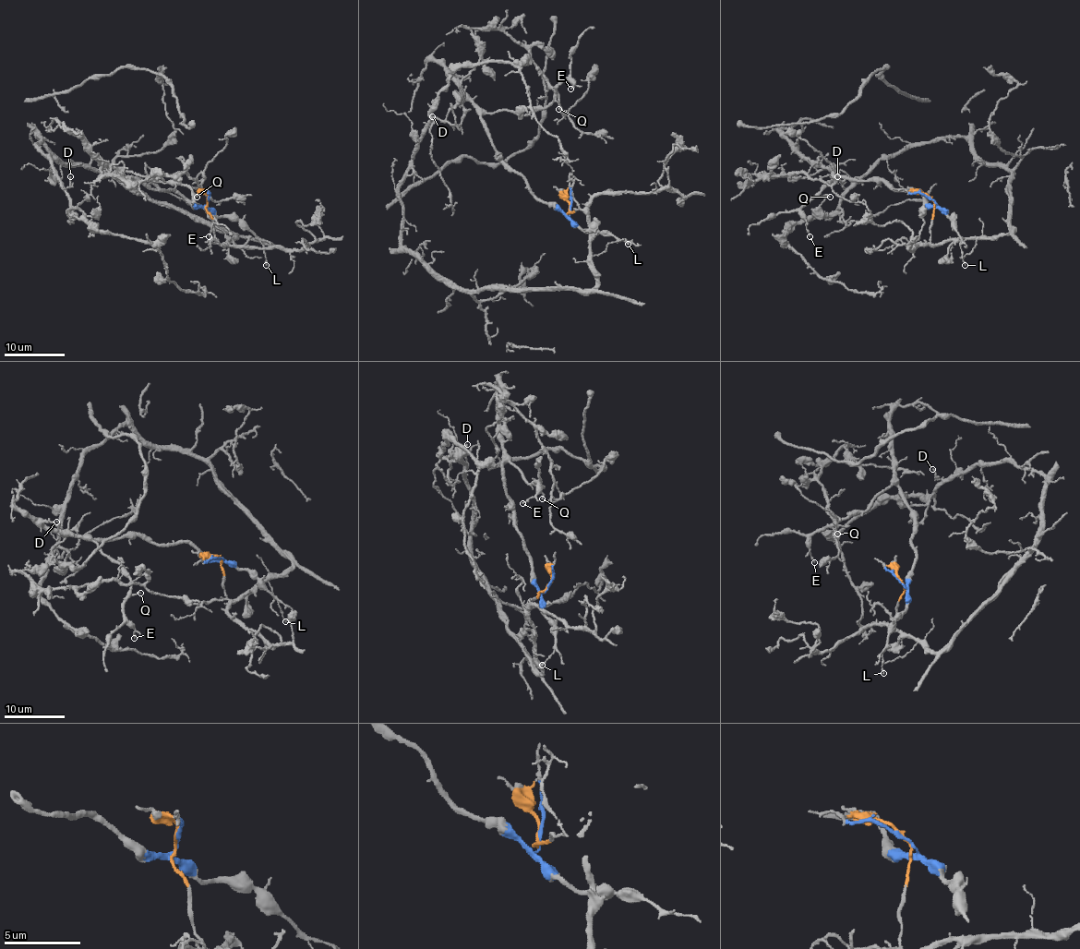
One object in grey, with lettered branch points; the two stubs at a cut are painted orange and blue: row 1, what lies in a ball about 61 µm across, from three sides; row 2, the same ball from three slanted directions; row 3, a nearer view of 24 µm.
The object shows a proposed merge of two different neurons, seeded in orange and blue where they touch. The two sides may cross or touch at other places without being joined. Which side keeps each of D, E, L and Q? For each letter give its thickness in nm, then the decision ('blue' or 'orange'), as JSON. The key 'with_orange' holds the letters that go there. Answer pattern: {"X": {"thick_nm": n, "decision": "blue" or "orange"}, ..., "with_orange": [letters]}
{"D": {"thick_nm": 110, "decision": "orange"}, "E": {"thick_nm": 100, "decision": "blue"}, "L": {"thick_nm": 90, "decision": "blue"}, "Q": {"thick_nm": 110, "decision": "blue"}, "with_orange": ["D"]}

